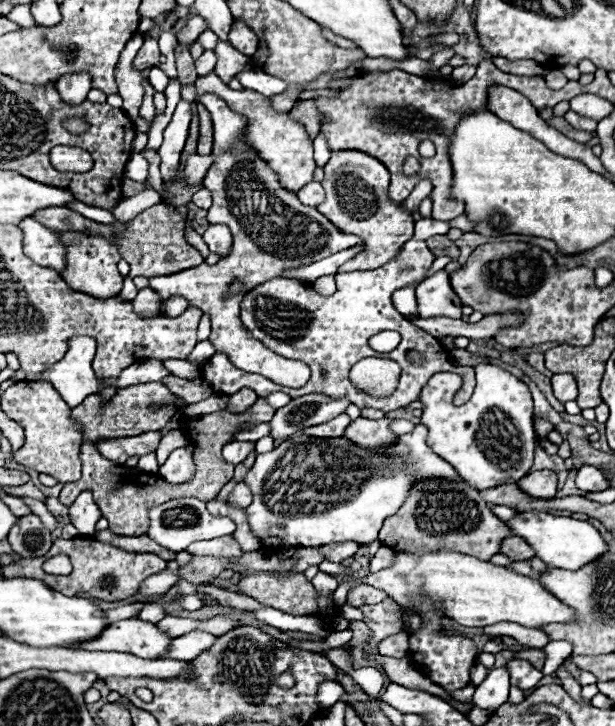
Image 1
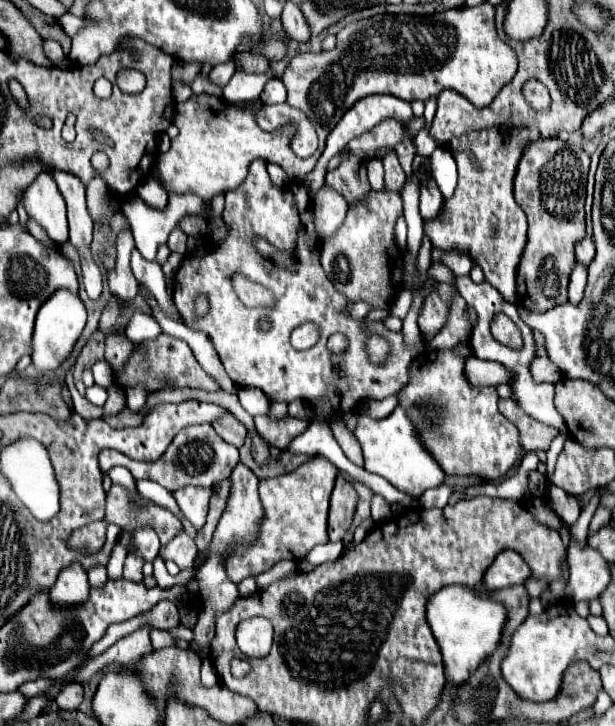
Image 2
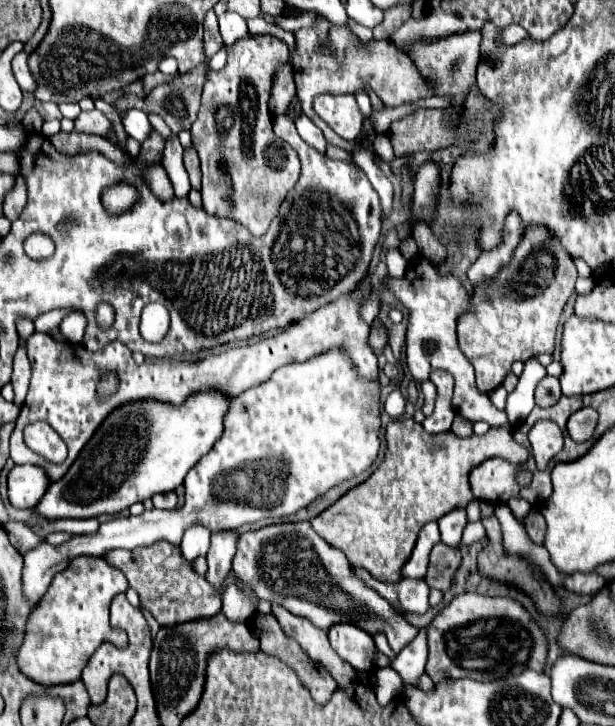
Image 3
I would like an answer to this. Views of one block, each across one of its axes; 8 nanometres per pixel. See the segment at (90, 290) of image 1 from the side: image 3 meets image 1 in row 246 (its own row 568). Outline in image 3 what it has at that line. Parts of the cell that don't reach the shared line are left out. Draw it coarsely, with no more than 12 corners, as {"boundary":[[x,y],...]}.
{"boundary":[[74,558],[28,618],[20,670],[46,686],[80,680],[126,576]]}

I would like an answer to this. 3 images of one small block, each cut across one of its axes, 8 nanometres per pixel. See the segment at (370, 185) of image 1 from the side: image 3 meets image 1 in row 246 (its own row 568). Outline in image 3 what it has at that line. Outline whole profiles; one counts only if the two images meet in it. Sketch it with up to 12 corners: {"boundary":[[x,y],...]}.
{"boundary":[[412,418],[312,520],[352,566],[398,582],[418,532],[474,500],[468,474],[530,456],[510,426],[456,440]]}

